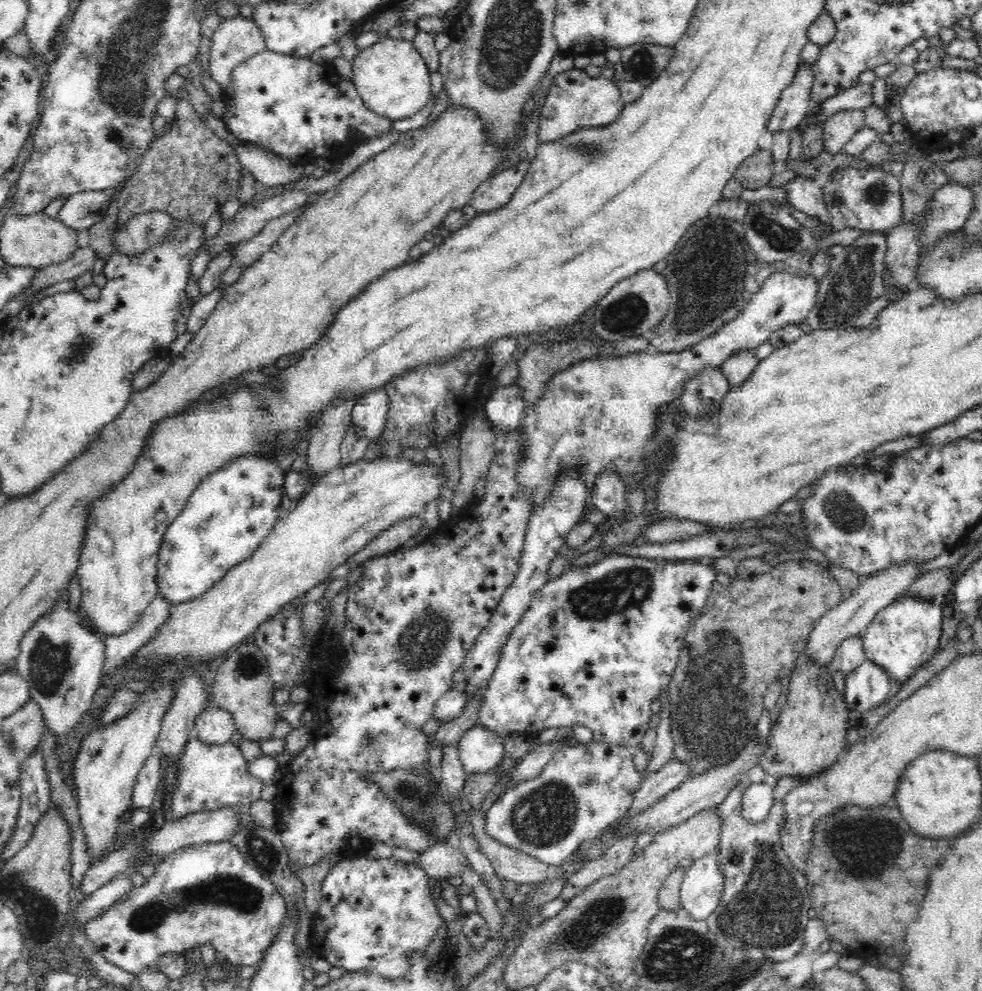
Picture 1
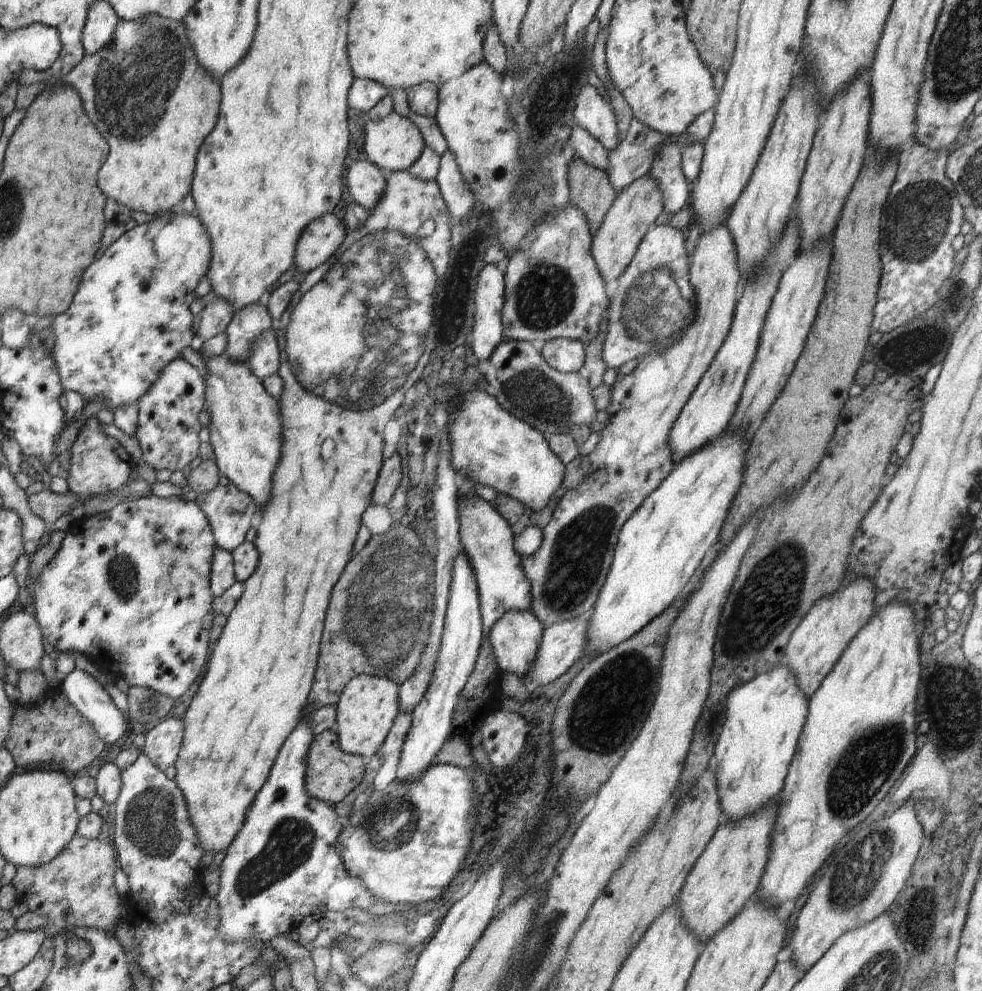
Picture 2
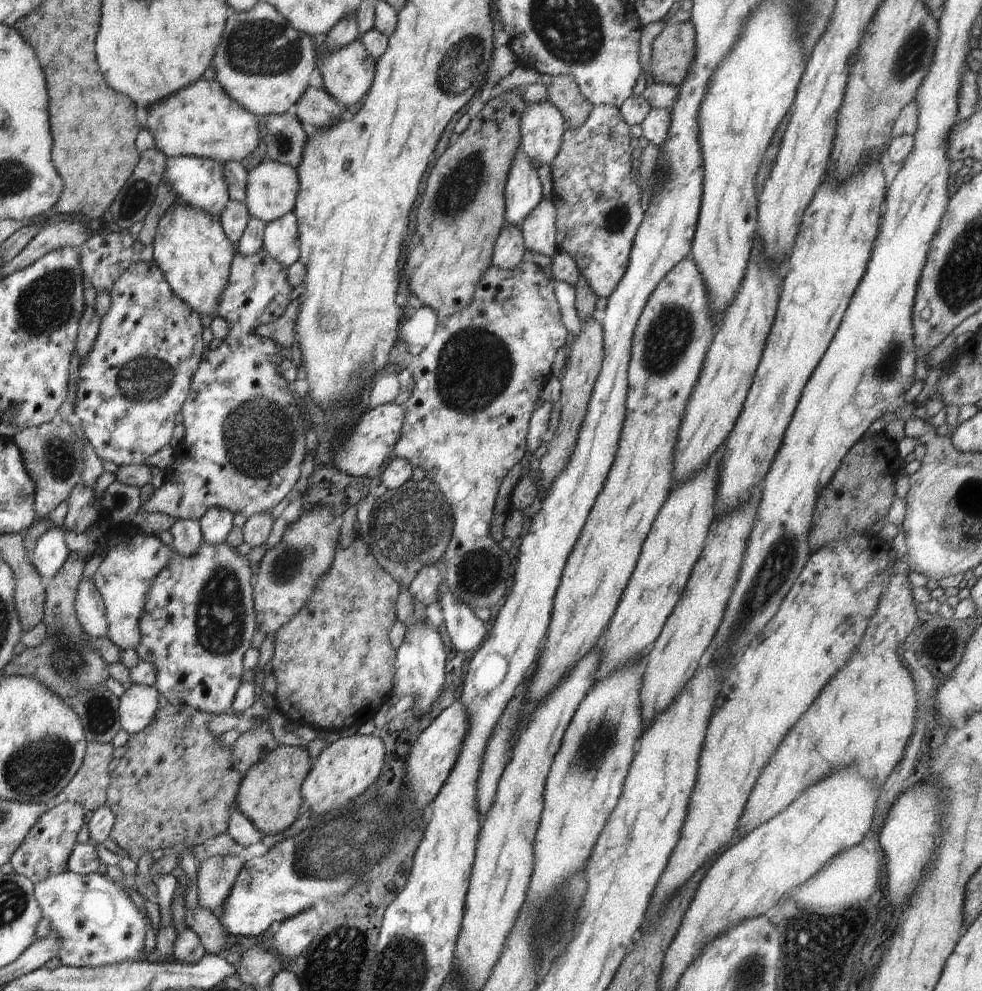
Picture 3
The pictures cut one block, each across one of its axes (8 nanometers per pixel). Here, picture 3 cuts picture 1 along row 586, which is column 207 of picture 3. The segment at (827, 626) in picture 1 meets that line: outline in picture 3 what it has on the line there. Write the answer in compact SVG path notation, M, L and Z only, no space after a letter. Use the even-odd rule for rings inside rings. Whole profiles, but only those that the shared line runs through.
M212 856L200 863L198 868L198 902L202 908L216 914L224 908L224 902L243 863L236 856Z

